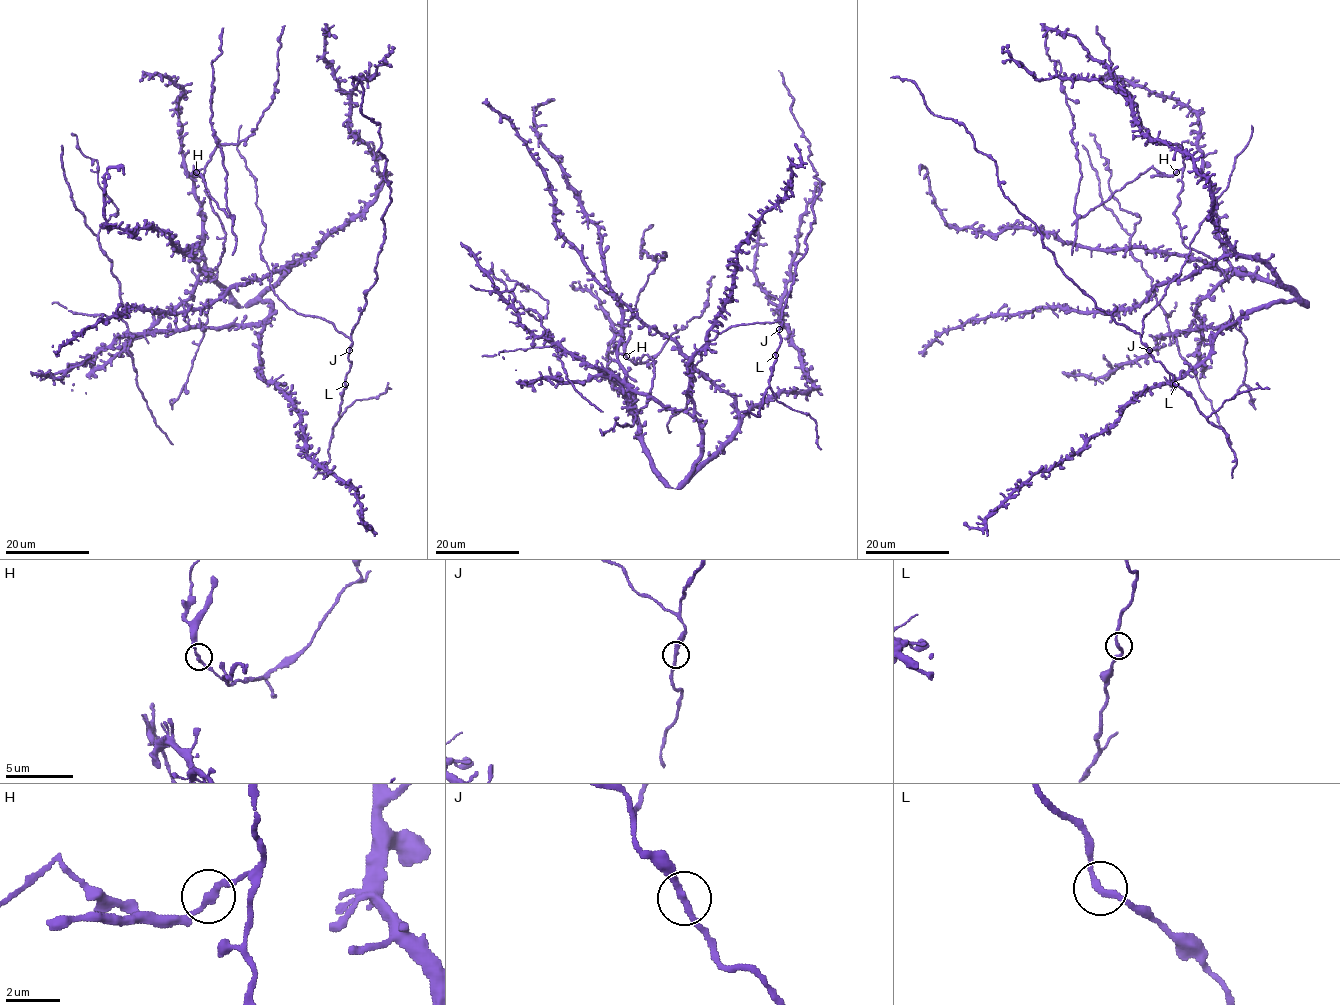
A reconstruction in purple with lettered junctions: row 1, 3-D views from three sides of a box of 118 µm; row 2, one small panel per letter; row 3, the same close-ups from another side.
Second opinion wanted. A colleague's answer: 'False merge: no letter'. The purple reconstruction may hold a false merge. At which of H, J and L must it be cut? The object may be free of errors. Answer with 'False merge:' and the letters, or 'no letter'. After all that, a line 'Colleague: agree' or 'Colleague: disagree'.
False merge: H
Colleague: disagree

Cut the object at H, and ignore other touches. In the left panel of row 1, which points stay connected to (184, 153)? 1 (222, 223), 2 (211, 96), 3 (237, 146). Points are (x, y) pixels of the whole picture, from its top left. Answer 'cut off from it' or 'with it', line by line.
1: with it
2: cut off from it
3: with it

